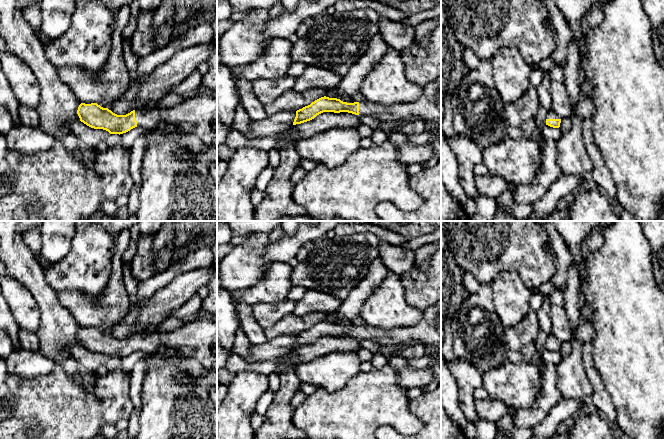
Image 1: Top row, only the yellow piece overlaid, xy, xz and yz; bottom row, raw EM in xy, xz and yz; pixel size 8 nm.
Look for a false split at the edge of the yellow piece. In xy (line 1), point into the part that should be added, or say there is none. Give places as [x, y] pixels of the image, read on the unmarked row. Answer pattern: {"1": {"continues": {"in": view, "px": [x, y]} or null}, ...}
{"1": {"continues": {"in": "xy", "px": [198, 338]}}}

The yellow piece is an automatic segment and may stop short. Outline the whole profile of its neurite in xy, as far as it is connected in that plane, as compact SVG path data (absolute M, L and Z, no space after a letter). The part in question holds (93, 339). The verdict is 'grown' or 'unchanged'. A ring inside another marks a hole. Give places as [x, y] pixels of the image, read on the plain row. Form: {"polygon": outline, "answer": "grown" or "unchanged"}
{"polygon": "M210 314L171 332L139 333L126 339L117 339L97 327L81 327L77 338L87 350L106 354L110 358L120 359L135 351L147 355L159 346L167 346L186 351L207 369L217 361L217 318Z", "answer": "grown"}

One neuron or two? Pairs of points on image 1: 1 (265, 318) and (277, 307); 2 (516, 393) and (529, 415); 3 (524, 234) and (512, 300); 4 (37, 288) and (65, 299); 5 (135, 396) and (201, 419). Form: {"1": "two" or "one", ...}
{"1": "one", "2": "two", "3": "two", "4": "two", "5": "two"}

